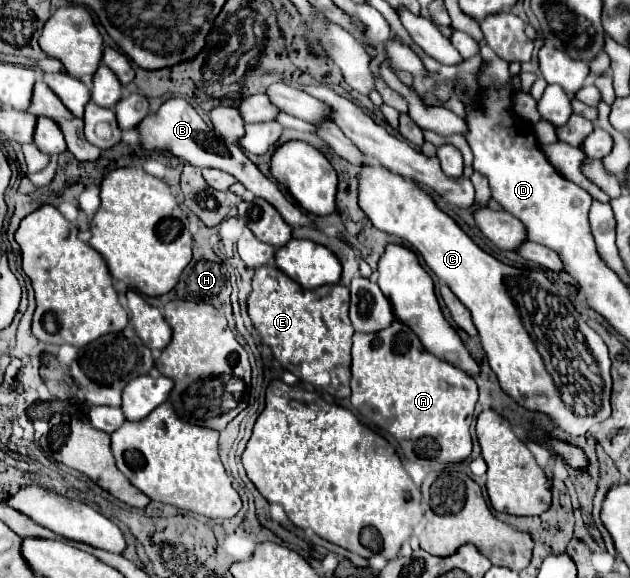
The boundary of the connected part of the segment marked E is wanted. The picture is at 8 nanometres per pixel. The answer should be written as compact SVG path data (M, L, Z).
M262 266L256 270L254 280L252 280L252 292L248 296L248 316L252 318L254 328L262 336L262 342L270 346L274 358L288 372L332 394L334 398L350 396L351 347L354 328L348 318L348 306L350 306L350 292L346 286L330 284L330 286L320 286L314 290L304 290L300 284L296 284L276 266Z

